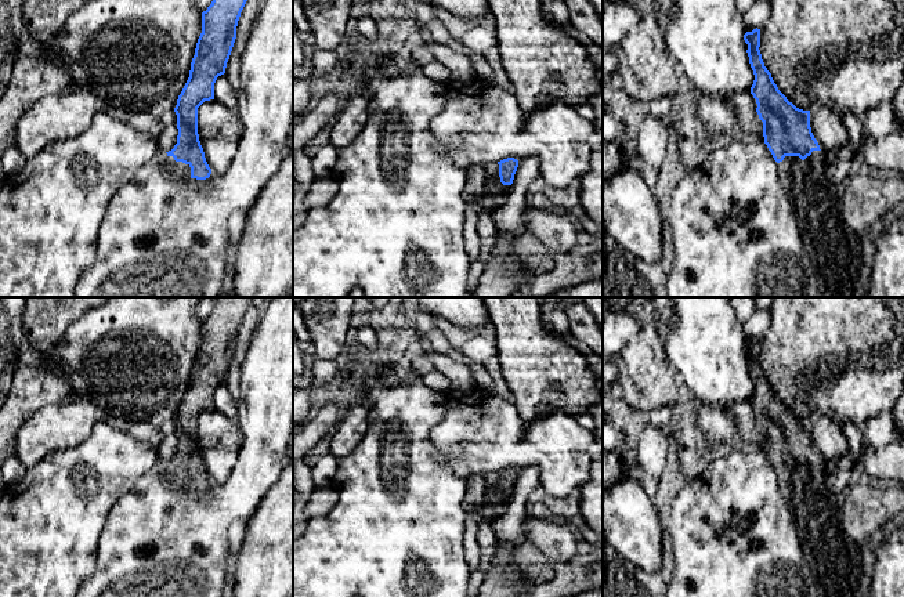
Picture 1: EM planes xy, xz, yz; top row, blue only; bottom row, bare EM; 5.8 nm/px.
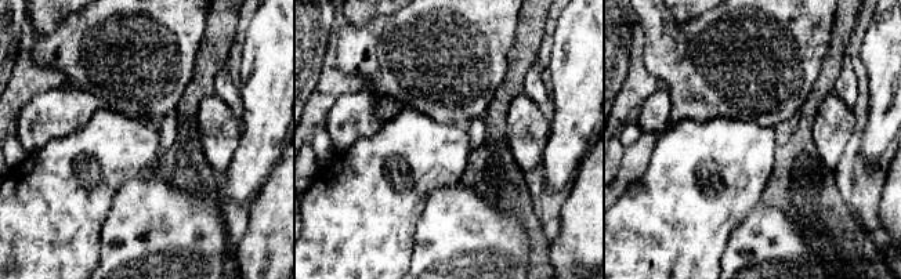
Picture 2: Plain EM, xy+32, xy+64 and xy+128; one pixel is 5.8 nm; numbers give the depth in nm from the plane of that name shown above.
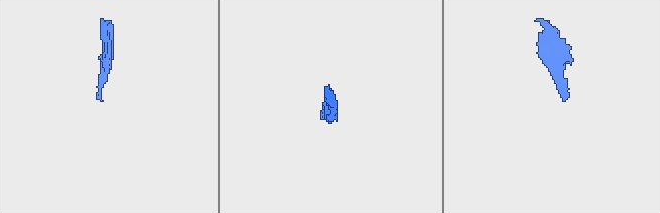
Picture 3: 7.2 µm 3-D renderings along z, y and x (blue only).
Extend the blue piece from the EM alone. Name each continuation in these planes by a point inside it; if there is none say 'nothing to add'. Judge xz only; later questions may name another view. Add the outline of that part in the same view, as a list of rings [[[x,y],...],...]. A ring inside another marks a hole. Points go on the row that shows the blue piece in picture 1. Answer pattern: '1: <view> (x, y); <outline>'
1: xz (483, 187); [[[478,163],[466,170],[463,195],[480,209],[493,211],[505,203],[510,189],[511,185],[500,182],[498,163]]]

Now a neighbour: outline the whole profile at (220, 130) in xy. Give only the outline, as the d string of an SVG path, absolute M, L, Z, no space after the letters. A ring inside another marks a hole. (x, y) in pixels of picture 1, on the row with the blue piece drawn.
M216 100L205 101L198 108L198 134L211 173L225 173L242 137L238 113Z

